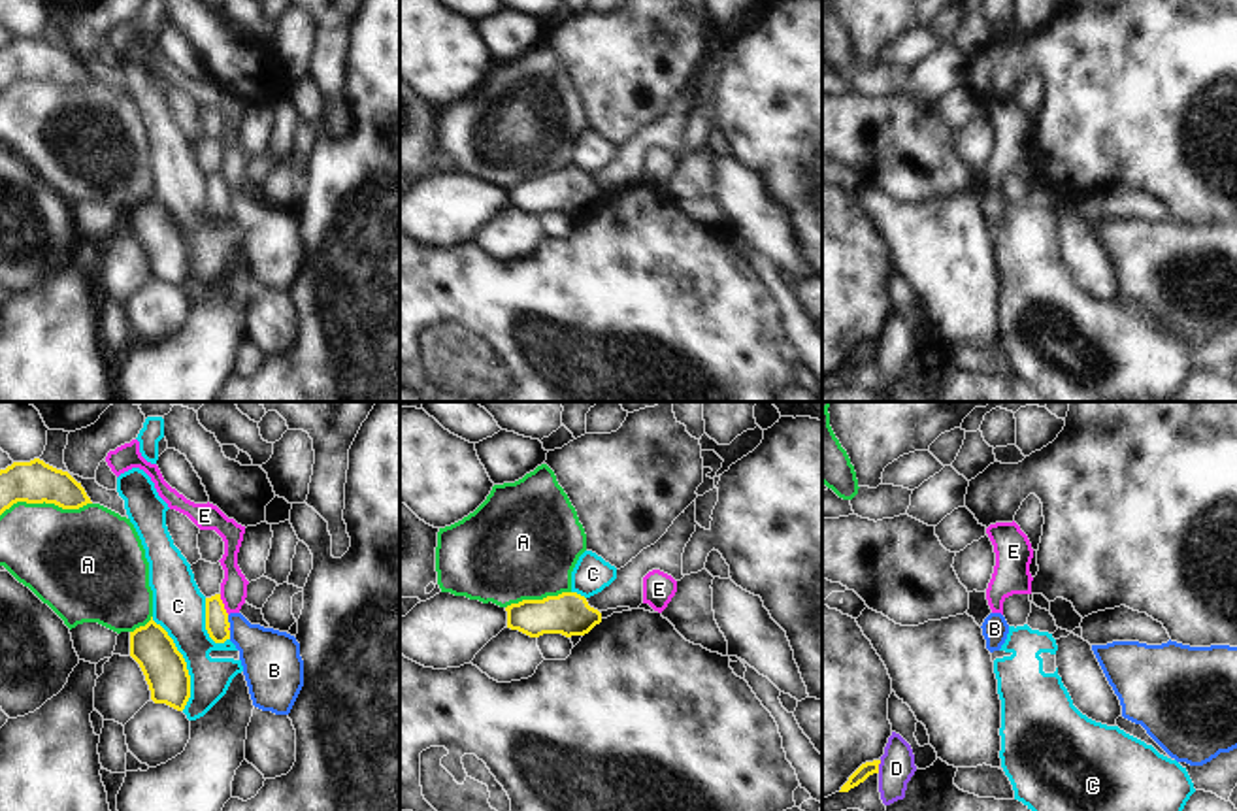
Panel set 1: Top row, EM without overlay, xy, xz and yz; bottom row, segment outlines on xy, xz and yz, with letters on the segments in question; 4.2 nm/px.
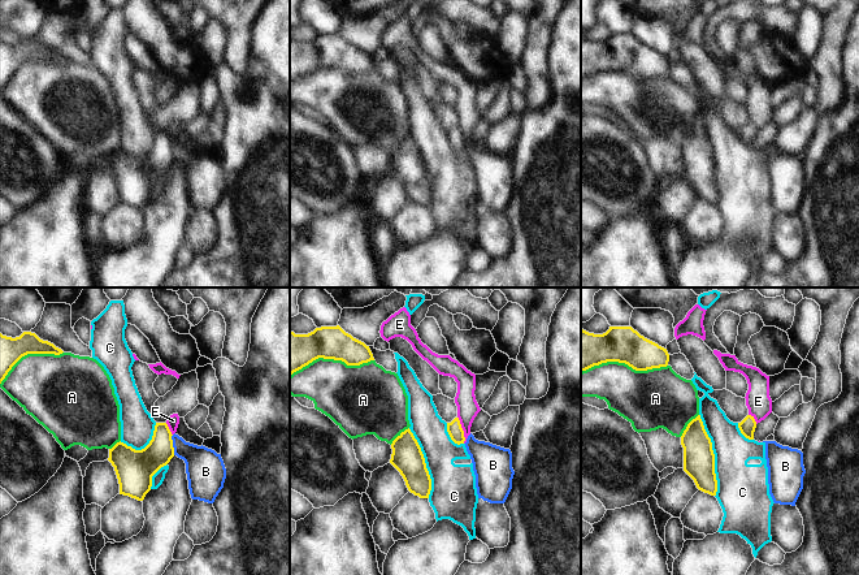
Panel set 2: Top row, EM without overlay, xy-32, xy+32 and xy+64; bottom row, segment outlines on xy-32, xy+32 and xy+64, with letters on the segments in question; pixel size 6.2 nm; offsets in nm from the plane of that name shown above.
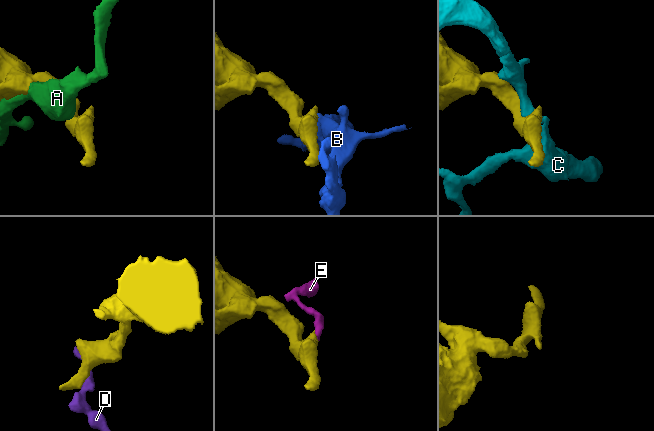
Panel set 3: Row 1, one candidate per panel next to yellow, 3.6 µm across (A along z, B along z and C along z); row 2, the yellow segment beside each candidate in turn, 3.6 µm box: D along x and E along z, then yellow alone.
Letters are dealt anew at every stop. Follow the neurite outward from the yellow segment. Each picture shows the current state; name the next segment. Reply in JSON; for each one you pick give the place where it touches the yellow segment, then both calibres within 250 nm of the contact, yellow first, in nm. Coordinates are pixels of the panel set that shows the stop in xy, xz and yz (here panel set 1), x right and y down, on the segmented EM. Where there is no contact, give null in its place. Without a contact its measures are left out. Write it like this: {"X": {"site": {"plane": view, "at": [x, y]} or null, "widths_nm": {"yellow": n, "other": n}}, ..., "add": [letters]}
{"add": []}

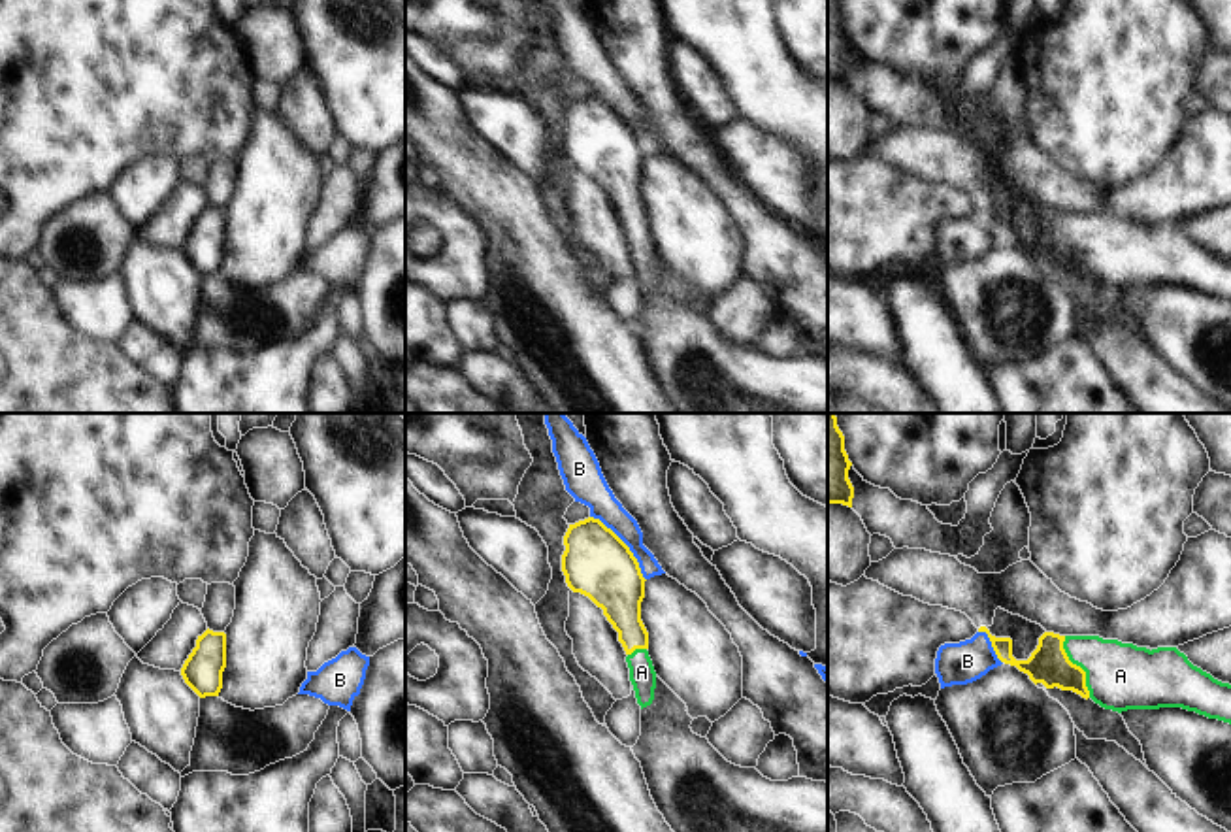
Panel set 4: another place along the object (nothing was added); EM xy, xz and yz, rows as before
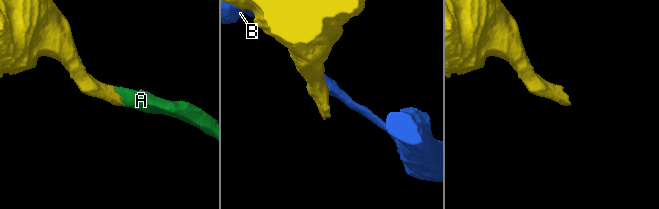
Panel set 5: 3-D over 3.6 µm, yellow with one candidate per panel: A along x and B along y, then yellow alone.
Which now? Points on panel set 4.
{"A": {"site": {"plane": "yz", "at": [1079, 666]}, "widths_nm": {"yellow": 170, "other": 280}}, "add": ["A"]}

